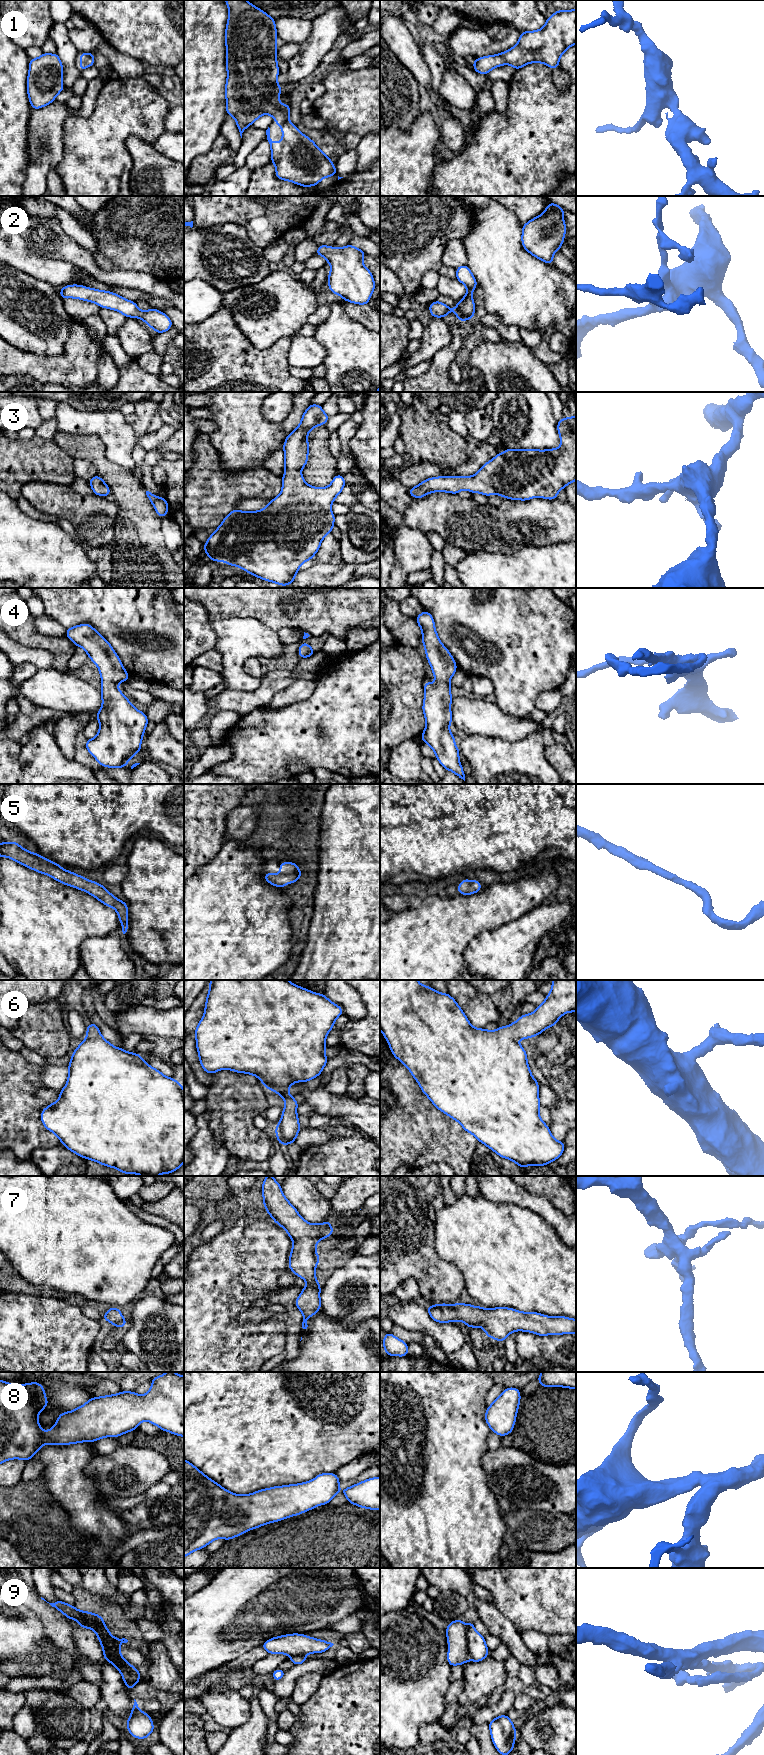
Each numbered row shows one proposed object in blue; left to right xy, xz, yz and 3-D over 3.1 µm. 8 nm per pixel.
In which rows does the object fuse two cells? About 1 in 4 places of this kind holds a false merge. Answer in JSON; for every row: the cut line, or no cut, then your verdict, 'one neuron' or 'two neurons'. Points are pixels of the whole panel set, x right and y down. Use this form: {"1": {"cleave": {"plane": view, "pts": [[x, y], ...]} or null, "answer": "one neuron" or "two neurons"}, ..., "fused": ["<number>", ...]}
{"1": {"cleave": null, "answer": "one neuron"}, "2": {"cleave": null, "answer": "one neuron"}, "3": {"cleave": null, "answer": "one neuron"}, "4": {"cleave": null, "answer": "one neuron"}, "5": {"cleave": null, "answer": "one neuron"}, "6": {"cleave": null, "answer": "one neuron"}, "7": {"cleave": null, "answer": "one neuron"}, "8": {"cleave": null, "answer": "one neuron"}, "9": {"cleave": {"plane": "xy", "pts": [[74, 1610], [76, 1617], [90, 1621], [99, 1630], [108, 1647]]}, "answer": "two neurons"}, "fused": ["9"]}

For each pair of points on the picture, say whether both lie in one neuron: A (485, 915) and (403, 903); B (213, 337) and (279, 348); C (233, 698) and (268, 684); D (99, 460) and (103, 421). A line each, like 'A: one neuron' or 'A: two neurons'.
A: two neurons
B: one neuron
C: one neuron
D: two neurons

